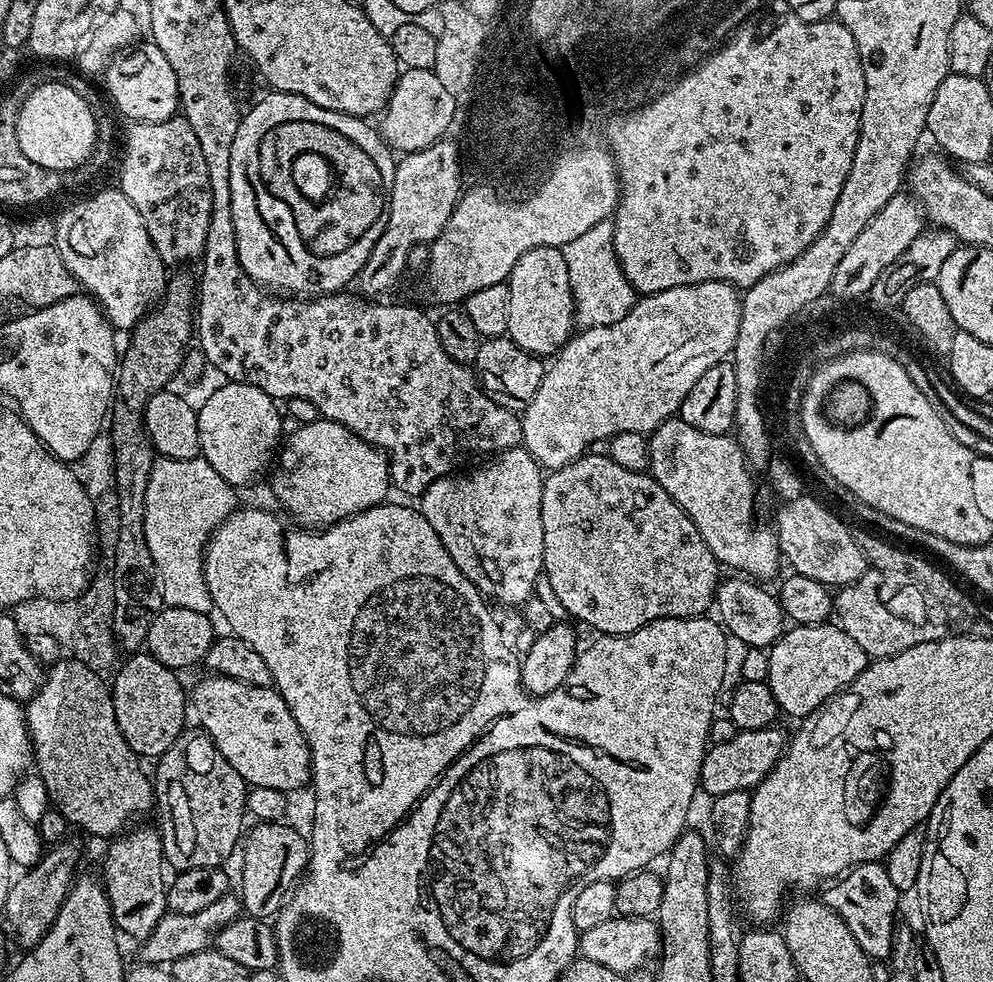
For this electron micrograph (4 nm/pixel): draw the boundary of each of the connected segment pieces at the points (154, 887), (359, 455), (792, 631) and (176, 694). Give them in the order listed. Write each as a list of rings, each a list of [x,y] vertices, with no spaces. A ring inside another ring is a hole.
[[[155,827],[134,828],[117,835],[109,843],[113,844],[109,846],[108,857],[104,860],[102,885],[117,929],[123,935],[125,932],[138,942],[144,942],[168,911],[166,876],[164,880],[166,861],[159,831]]]
[[[319,419],[309,424],[293,427],[293,432],[287,433],[282,447],[278,452],[278,463],[272,476],[272,492],[276,500],[285,508],[283,511],[289,517],[293,516],[297,525],[308,530],[320,530],[339,520],[347,520],[376,504],[383,504],[389,499],[388,488],[388,458],[380,449],[367,444],[360,436],[355,436],[346,426],[333,420]]]
[[[835,623],[797,624],[789,627],[767,649],[770,674],[767,678],[769,690],[774,694],[781,713],[786,717],[809,716],[836,693],[848,687],[867,668],[870,658],[858,646],[850,634],[843,632]]]
[[[132,654],[124,665],[121,663],[115,669],[116,681],[111,681],[110,691],[114,702],[114,714],[118,718],[118,730],[122,730],[122,738],[135,750],[136,755],[141,758],[160,757],[163,752],[170,750],[170,746],[185,731],[184,704],[186,708],[186,688],[180,685],[180,680],[173,669],[162,666],[154,657],[147,654]]]

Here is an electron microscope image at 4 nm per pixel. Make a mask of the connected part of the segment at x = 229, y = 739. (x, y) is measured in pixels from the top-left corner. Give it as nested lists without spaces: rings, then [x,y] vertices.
[[[215,674],[205,677],[205,680],[197,682],[193,692],[191,689],[191,707],[193,704],[200,715],[199,727],[207,732],[214,746],[218,746],[222,758],[226,758],[226,762],[230,762],[230,766],[234,766],[234,770],[242,774],[244,783],[253,788],[272,787],[285,793],[305,787],[312,778],[312,755],[298,722],[294,722],[294,714],[290,714],[290,706],[286,706],[275,687],[259,688],[241,680]]]

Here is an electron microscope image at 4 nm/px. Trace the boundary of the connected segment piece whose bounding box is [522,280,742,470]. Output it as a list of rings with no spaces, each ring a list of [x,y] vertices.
[[[721,280],[674,286],[670,290],[641,295],[622,322],[577,331],[555,353],[553,364],[545,367],[538,394],[527,401],[525,408],[528,409],[522,412],[523,448],[539,462],[541,469],[551,470],[577,460],[599,440],[607,442],[623,432],[655,432],[664,421],[679,413],[686,394],[694,390],[694,382],[698,382],[710,366],[723,364],[731,357],[738,338],[741,303],[742,296],[736,285]]]

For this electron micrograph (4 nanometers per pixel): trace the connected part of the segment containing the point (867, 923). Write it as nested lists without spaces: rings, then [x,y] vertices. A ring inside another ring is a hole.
[[[872,861],[860,864],[845,873],[830,887],[832,888],[822,895],[822,900],[846,922],[846,926],[857,939],[863,952],[872,960],[887,959],[891,955],[892,942],[896,933],[896,914],[900,893],[890,881],[883,863]]]

